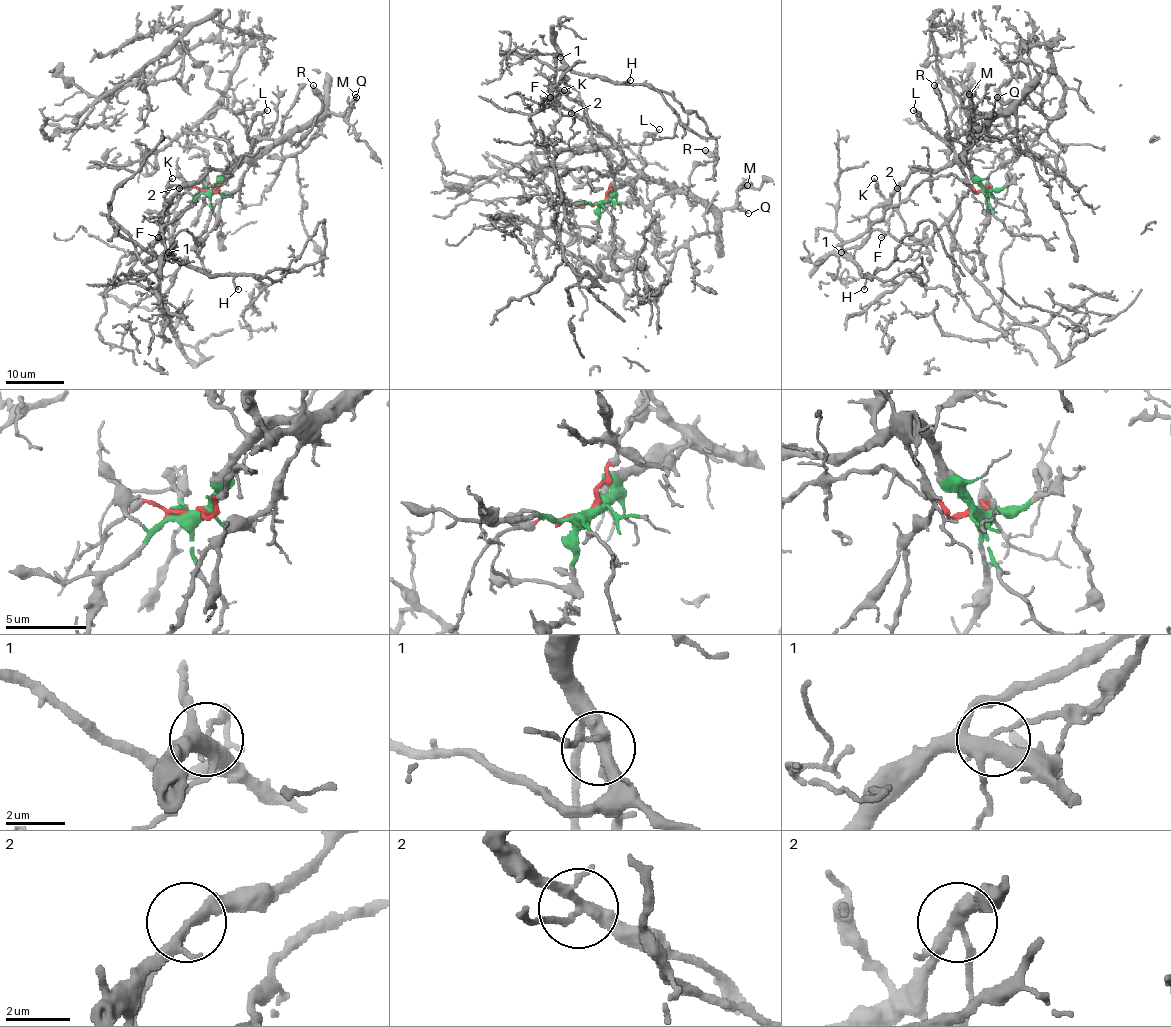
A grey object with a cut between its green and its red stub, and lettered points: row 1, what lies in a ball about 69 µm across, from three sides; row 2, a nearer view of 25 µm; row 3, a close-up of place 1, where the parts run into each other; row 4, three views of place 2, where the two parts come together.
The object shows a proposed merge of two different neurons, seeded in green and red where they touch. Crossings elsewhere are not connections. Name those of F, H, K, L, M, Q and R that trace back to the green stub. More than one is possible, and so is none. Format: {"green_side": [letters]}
{"green_side": ["K", "L", "M", "Q", "R"]}

